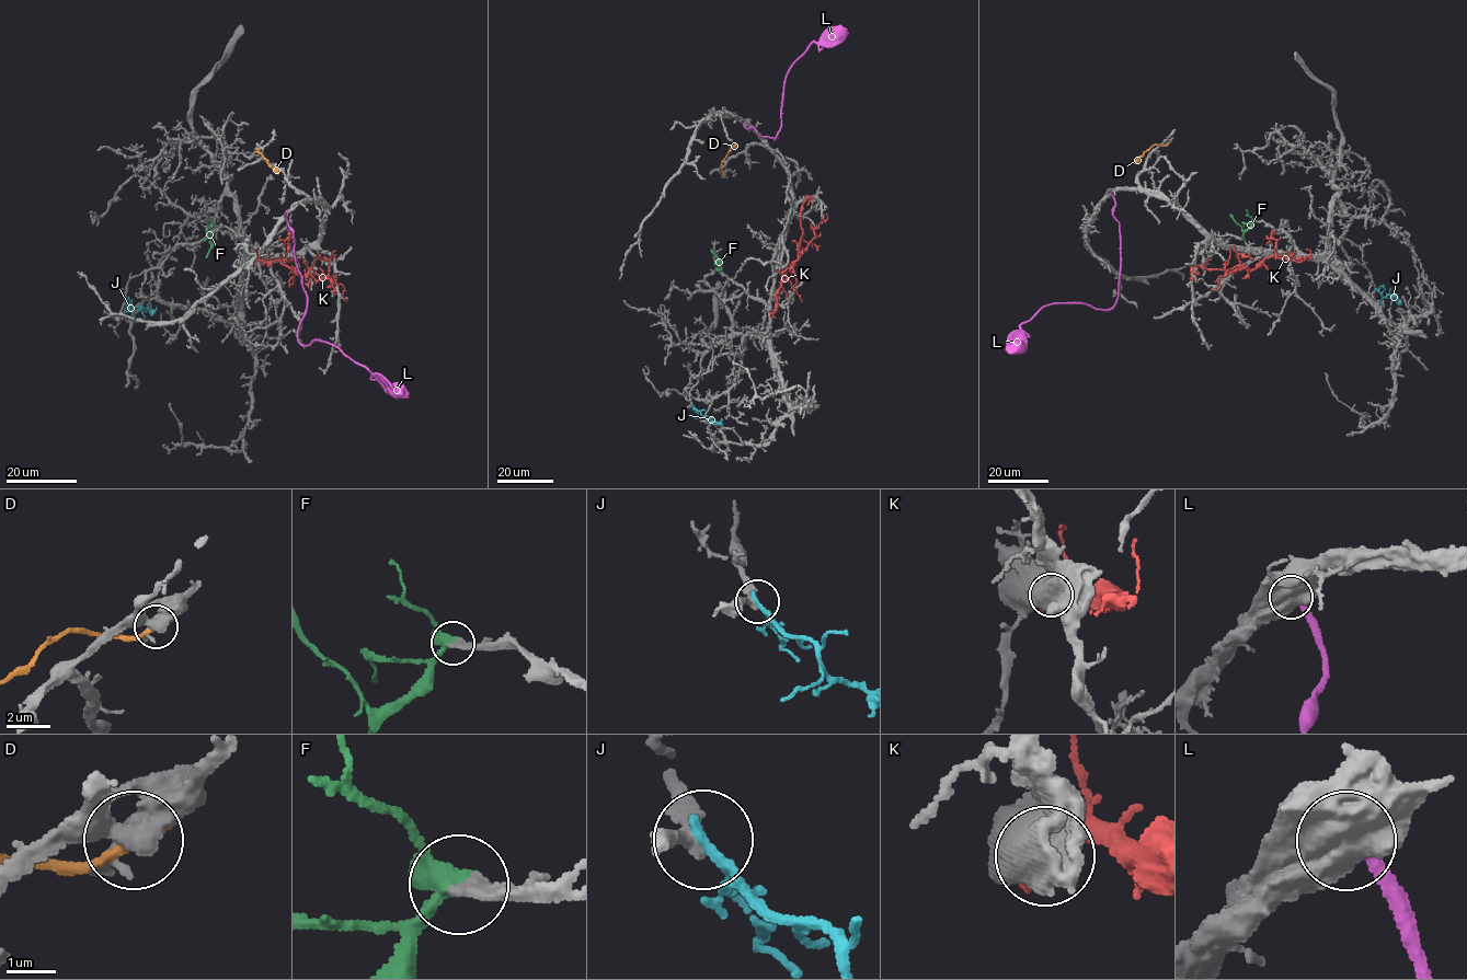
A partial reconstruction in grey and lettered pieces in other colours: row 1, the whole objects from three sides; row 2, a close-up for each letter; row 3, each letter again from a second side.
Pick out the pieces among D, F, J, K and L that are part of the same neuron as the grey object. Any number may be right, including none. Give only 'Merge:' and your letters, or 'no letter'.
Merge: F

